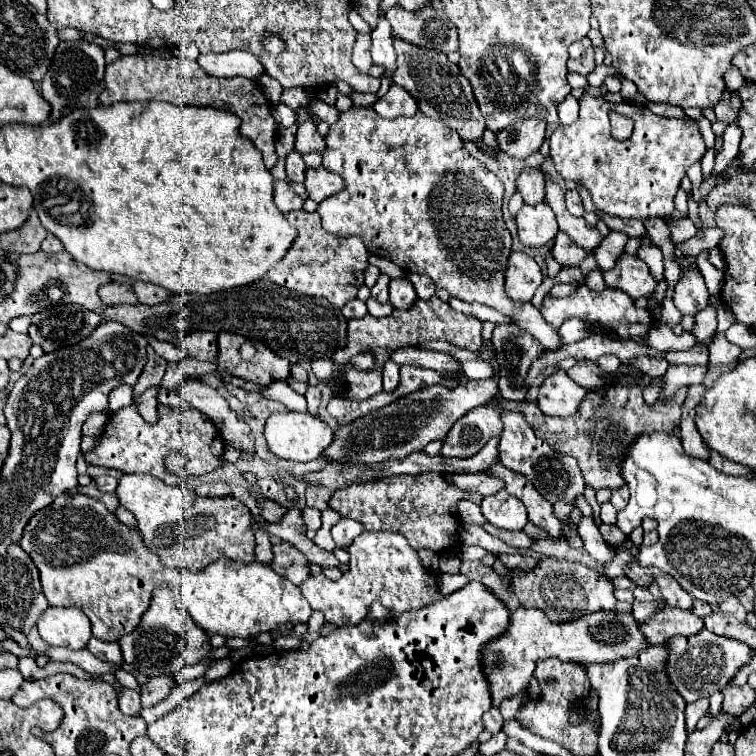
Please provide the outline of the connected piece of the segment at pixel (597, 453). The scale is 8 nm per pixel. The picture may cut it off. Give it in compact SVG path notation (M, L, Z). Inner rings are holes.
M610 379L604 387L588 391L588 397L582 401L580 409L574 417L558 419L544 415L534 401L514 402L502 399L499 407L510 411L524 413L526 421L532 425L536 437L546 439L548 445L554 443L554 449L566 455L572 455L578 461L578 467L584 475L584 481L594 489L610 487L616 489L624 485L620 481L620 453L624 453L624 445L636 437L636 433L654 433L666 431L672 433L674 425L680 421L680 405L684 403L688 389L680 389L670 401L656 401L654 405L644 403L642 391L636 387L618 385L616 379Z

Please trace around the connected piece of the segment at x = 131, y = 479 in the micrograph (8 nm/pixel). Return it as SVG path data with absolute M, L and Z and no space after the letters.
M124 475L116 493L120 503L134 513L148 549L168 567L200 571L220 557L244 563L256 559L250 509L236 497L198 497L186 487L166 485L150 475Z

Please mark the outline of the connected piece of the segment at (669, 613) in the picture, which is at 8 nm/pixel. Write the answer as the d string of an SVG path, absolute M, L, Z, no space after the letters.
M668 605L654 613L648 621L638 623L638 629L648 645L664 643L676 635L696 635L702 627L704 621L696 617L692 611Z

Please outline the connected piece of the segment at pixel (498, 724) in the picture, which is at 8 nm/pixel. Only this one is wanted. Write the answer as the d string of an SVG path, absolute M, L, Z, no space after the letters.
M490 707L486 713L484 713L484 729L490 733L490 735L496 735L500 729L502 729L502 715L498 711L498 707Z

